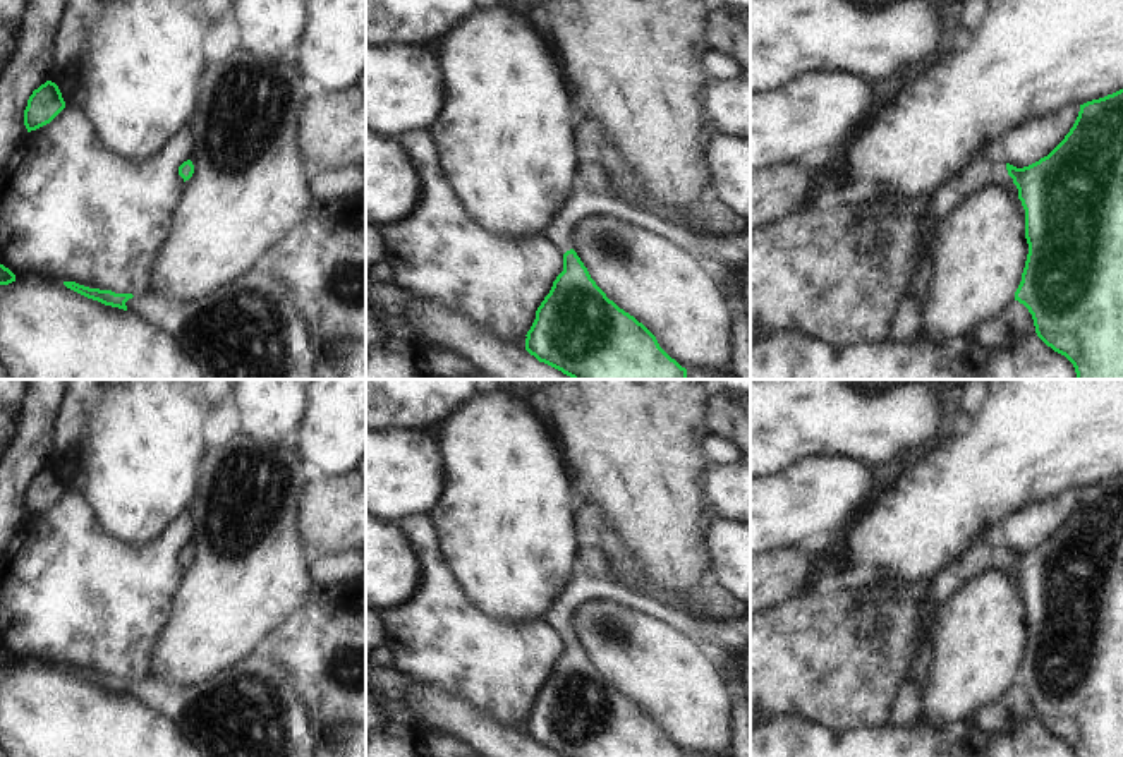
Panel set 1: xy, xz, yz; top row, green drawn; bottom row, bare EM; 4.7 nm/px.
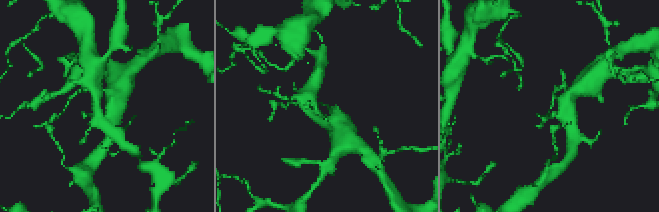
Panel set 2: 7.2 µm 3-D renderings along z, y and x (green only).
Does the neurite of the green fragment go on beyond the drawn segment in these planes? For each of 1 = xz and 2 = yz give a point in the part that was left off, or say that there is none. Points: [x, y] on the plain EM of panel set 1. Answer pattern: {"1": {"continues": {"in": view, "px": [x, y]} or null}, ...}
{"1": {"continues": {"in": "xz", "px": [581, 587]}}, "2": {"continues": {"in": "yz", "px": [948, 579]}}}

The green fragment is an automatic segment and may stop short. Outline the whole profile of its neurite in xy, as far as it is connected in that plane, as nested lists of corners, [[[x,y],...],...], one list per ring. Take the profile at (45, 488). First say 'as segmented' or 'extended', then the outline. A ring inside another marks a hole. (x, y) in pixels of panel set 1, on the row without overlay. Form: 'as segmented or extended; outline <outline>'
as segmented; outline [[[46,465],[34,474],[27,484],[27,491],[24,494],[24,510],[27,517],[50,508],[64,493],[65,486],[58,470],[52,465]]]

